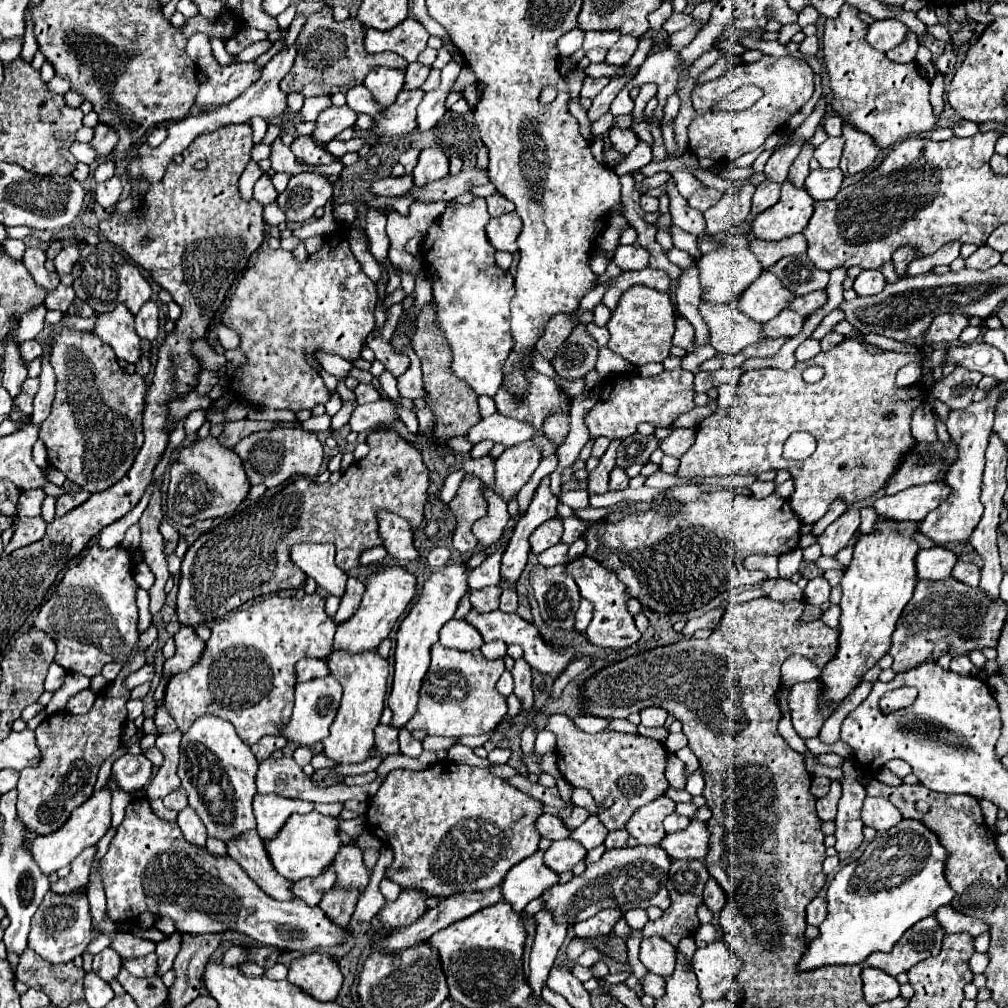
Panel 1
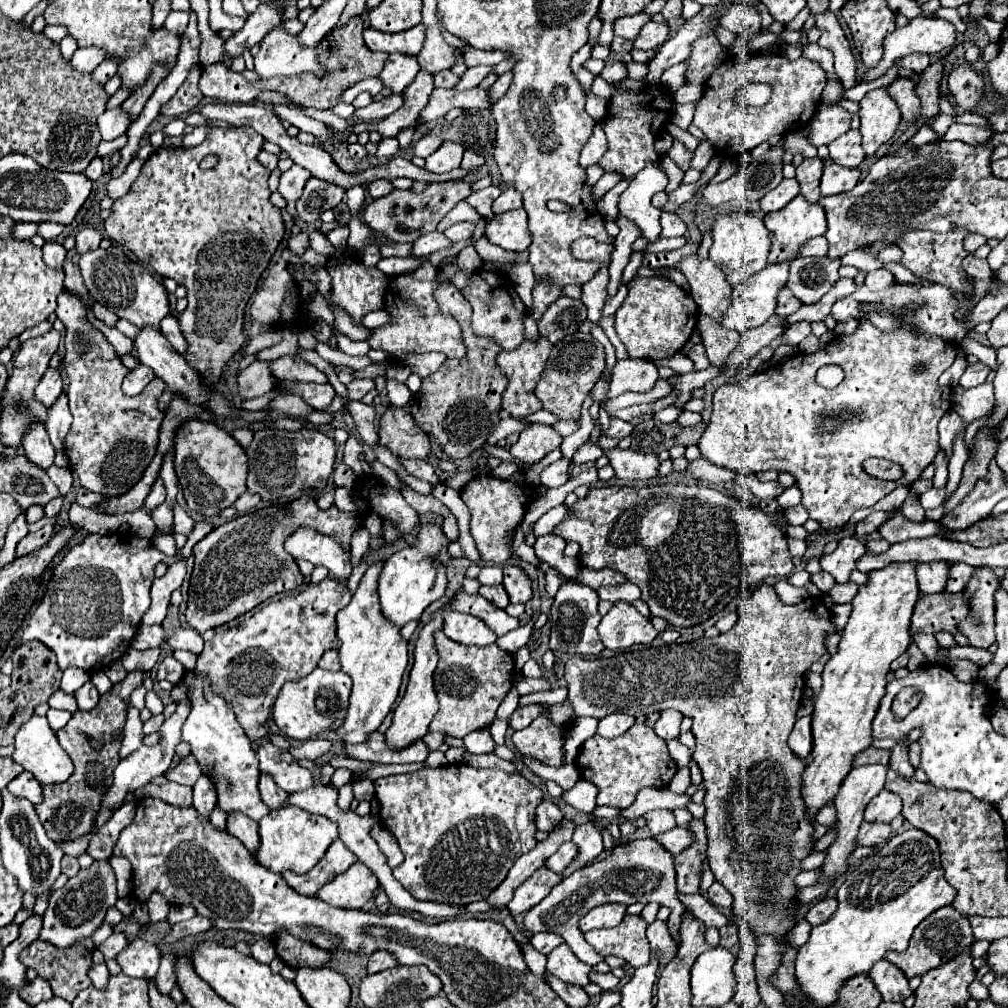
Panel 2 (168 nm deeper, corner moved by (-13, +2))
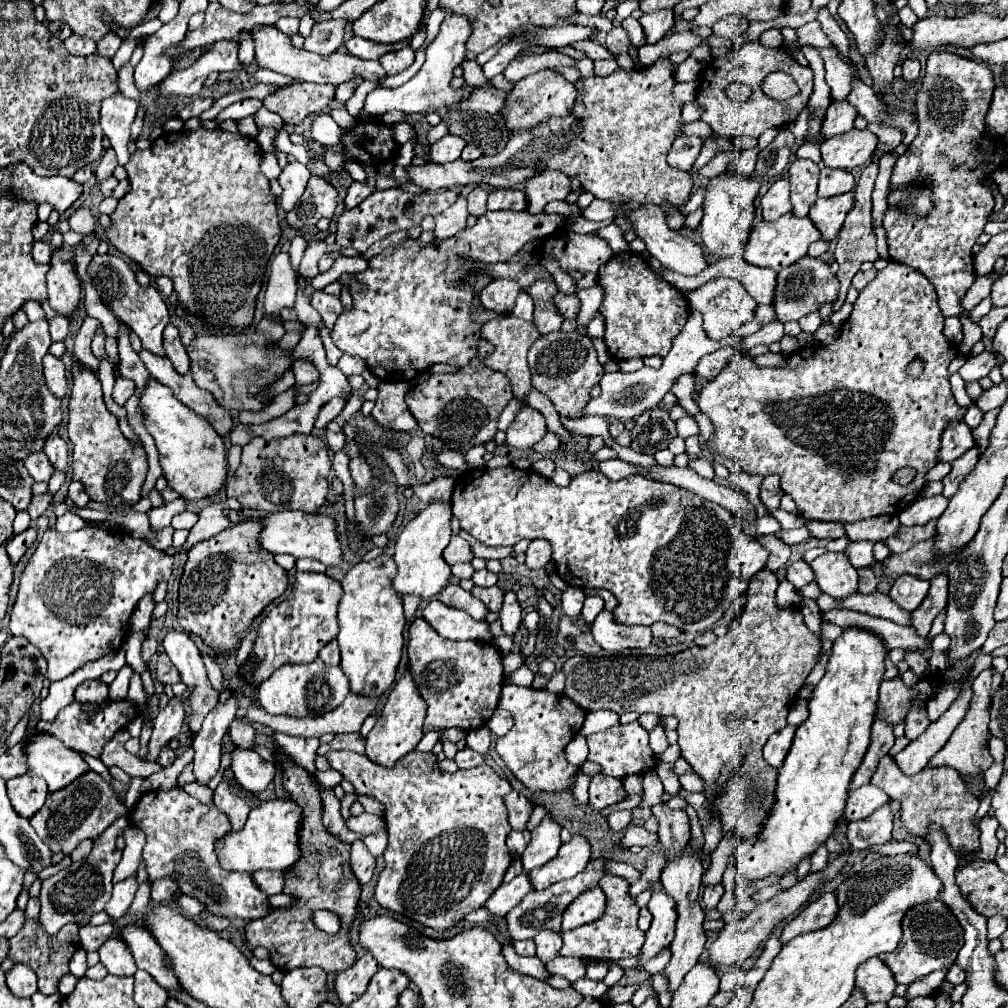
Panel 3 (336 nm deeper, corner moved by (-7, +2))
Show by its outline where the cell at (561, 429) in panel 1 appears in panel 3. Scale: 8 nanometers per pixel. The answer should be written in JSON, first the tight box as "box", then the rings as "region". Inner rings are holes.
{"box":[528,331,604,419],"region":[[[554,331],[538,337],[528,353],[528,365],[532,371],[532,387],[542,391],[554,403],[558,415],[570,419],[580,419],[584,415],[584,407],[590,401],[590,391],[600,383],[604,375],[604,367],[596,359],[592,341],[578,331]]]}

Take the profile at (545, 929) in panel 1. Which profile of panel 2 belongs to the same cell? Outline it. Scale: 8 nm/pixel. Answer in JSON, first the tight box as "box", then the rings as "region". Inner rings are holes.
{"box":[530,931,564,955],"region":[[[542,931],[542,933],[532,935],[532,937],[530,937],[530,943],[532,943],[532,947],[534,947],[536,951],[540,951],[540,953],[548,955],[548,953],[550,953],[554,947],[562,945],[562,943],[564,943],[564,939],[562,939],[558,933]]]}

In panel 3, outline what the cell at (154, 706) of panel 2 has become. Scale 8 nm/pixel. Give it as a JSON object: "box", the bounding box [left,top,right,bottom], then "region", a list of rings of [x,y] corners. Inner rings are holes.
{"box":[128,671,146,705],"region":[[[134,671],[132,677],[130,677],[130,691],[128,691],[128,699],[136,705],[144,705],[146,703],[146,693],[142,689],[142,681],[140,681],[140,675]]]}

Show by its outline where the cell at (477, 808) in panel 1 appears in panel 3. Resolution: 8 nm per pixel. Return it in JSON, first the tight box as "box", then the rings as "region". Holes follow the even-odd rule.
{"box":[326,751,512,933],"region":[[[330,751],[326,753],[326,759],[332,769],[342,773],[342,777],[356,787],[358,795],[376,797],[386,807],[384,819],[388,825],[390,843],[384,855],[386,867],[374,889],[374,897],[382,907],[402,913],[408,919],[442,933],[456,927],[470,911],[480,909],[496,887],[500,887],[512,861],[506,847],[506,835],[512,827],[508,825],[502,799],[512,787],[492,767],[478,765],[472,769],[446,773],[438,769],[438,761],[432,753],[422,751],[410,751],[396,763],[394,769],[384,769],[374,761],[368,761],[368,757],[352,751]]]}

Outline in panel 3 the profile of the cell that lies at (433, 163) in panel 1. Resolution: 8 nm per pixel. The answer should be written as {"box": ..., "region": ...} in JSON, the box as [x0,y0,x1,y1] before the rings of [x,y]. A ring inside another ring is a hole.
{"box":[430,135,466,163],"region":[[[444,135],[440,141],[436,141],[430,151],[432,151],[432,161],[434,163],[448,163],[448,161],[456,161],[462,153],[462,149],[466,147],[466,141],[458,135]]]}

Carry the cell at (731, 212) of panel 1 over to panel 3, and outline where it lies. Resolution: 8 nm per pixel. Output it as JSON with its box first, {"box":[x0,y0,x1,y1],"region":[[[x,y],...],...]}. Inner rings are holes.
{"box":[756,129,796,179],"region":[[[784,129],[766,149],[760,151],[756,161],[756,179],[774,179],[776,175],[782,175],[784,169],[788,169],[792,147],[796,145],[796,137]]]}

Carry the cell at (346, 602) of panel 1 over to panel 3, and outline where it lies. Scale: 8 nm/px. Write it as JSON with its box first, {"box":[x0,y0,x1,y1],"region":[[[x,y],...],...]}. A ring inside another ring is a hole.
{"box":[338,555,404,697],"region":[[[380,555],[374,561],[356,563],[346,577],[340,581],[342,585],[342,601],[338,609],[340,633],[338,643],[342,651],[340,667],[350,679],[350,691],[380,697],[394,683],[396,667],[402,657],[404,647],[404,609],[402,599],[392,587],[392,579],[396,577],[396,563],[388,555]]]}

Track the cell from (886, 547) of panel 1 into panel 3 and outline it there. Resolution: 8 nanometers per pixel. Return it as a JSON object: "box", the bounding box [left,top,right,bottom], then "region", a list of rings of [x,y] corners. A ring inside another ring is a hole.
{"box":[734,629,884,881],"region":[[[846,629],[832,647],[832,655],[828,659],[828,669],[826,675],[820,679],[816,685],[812,699],[808,701],[808,719],[796,729],[792,747],[778,769],[778,779],[776,779],[776,801],[768,813],[768,817],[762,823],[762,829],[756,837],[756,841],[742,839],[736,849],[734,857],[738,863],[738,873],[746,881],[752,879],[766,879],[770,875],[784,877],[792,871],[796,871],[798,863],[814,853],[820,843],[824,843],[830,833],[836,827],[836,821],[842,817],[848,791],[850,791],[850,781],[856,769],[860,767],[860,761],[870,745],[870,727],[874,721],[876,713],[876,703],[878,703],[878,687],[882,683],[884,675],[884,643],[874,635],[866,633],[864,629]]]}

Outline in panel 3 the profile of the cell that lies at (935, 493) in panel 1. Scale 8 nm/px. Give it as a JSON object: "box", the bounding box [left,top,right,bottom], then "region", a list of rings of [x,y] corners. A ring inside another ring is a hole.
{"box":[806,521,844,539],"region":[[[806,521],[806,529],[810,537],[816,539],[838,539],[844,537],[844,525],[842,523],[826,523],[826,521]]]}

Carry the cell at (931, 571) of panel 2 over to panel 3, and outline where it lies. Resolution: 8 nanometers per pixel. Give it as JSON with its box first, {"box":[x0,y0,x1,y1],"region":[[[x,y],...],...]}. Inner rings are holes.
{"box":[888,577,930,613],"region":[[[898,577],[898,581],[892,585],[888,597],[900,605],[904,611],[912,613],[926,597],[930,589],[930,583],[920,581],[916,577]]]}

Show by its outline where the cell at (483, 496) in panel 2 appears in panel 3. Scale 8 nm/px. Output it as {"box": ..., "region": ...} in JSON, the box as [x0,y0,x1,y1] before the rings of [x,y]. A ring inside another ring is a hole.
{"box":[452,465,768,633],"region":[[[512,465],[500,467],[500,469],[488,469],[488,467],[470,469],[470,471],[464,471],[456,479],[456,487],[454,487],[454,495],[452,495],[452,513],[460,521],[460,527],[466,533],[470,533],[474,539],[478,539],[480,543],[490,545],[490,547],[502,547],[502,545],[512,547],[520,539],[530,539],[530,541],[546,539],[552,545],[552,561],[556,565],[558,575],[570,587],[596,587],[596,589],[610,591],[616,597],[616,601],[618,601],[616,609],[612,611],[614,619],[618,623],[624,623],[624,625],[646,625],[646,627],[650,627],[656,621],[664,621],[664,623],[674,625],[674,627],[678,627],[678,629],[682,629],[686,633],[702,633],[702,631],[710,629],[728,611],[728,607],[740,595],[746,593],[752,575],[756,575],[760,569],[764,569],[766,559],[768,559],[768,551],[756,539],[748,537],[742,531],[738,515],[728,513],[728,509],[724,509],[724,507],[720,507],[720,505],[716,505],[712,501],[704,501],[702,497],[698,497],[698,495],[694,495],[694,493],[690,493],[690,491],[686,491],[682,487],[676,487],[676,485],[670,485],[670,483],[662,483],[662,481],[652,481],[652,479],[642,477],[642,475],[632,475],[632,477],[620,479],[620,481],[610,481],[602,471],[590,469],[590,471],[582,471],[582,473],[574,475],[570,479],[568,487],[558,487],[550,479],[538,475],[536,471],[516,469]]]}

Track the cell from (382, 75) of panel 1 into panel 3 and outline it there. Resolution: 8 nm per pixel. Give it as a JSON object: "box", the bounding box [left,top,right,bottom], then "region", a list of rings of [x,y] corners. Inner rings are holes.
{"box":[380,45,414,75],"region":[[[408,45],[400,51],[392,51],[392,53],[386,53],[380,57],[380,63],[384,67],[384,71],[388,75],[396,75],[396,73],[402,73],[404,69],[408,69],[412,63],[414,63],[414,49]]]}

